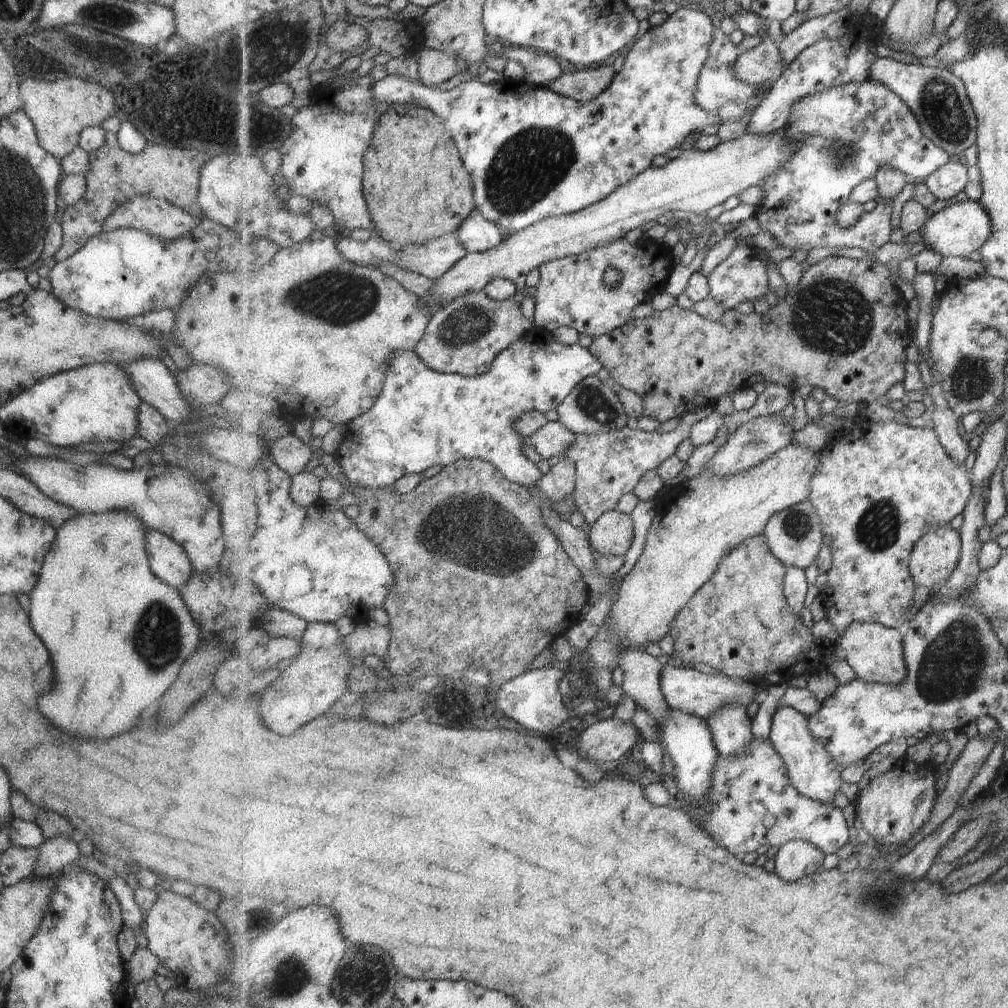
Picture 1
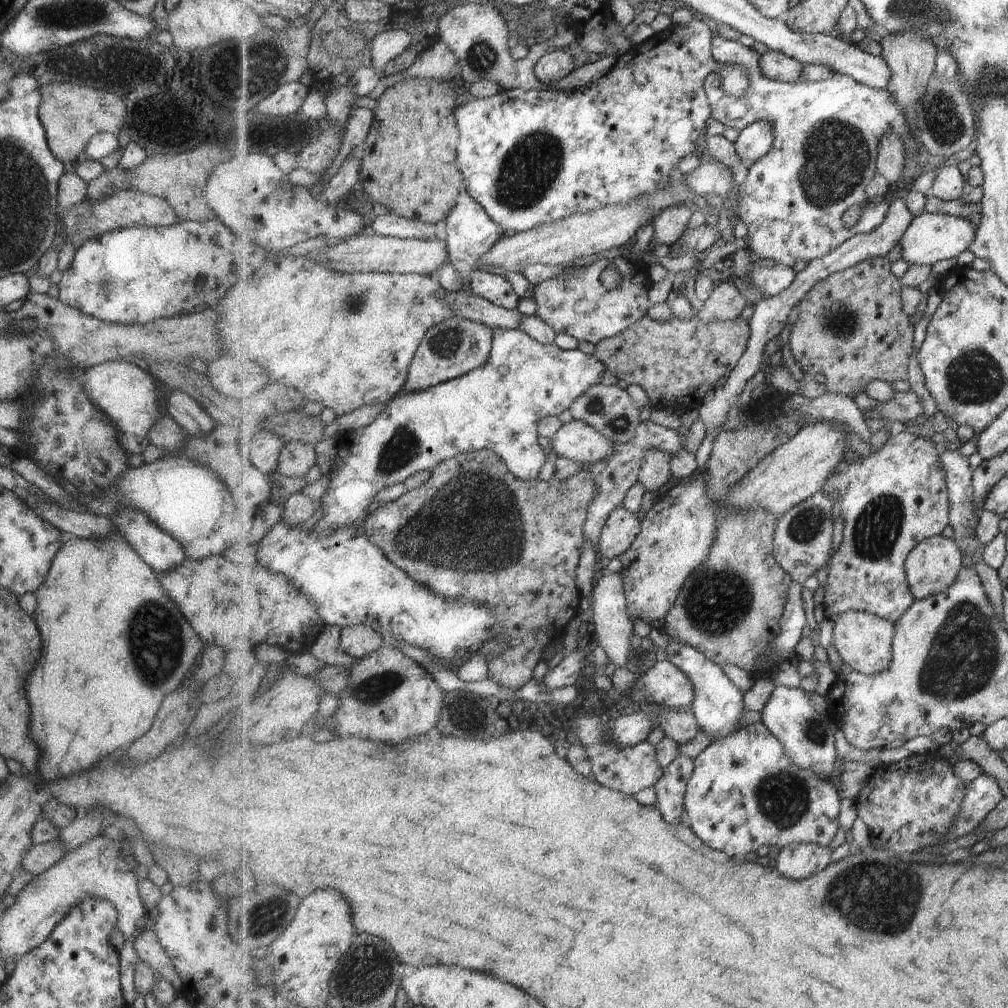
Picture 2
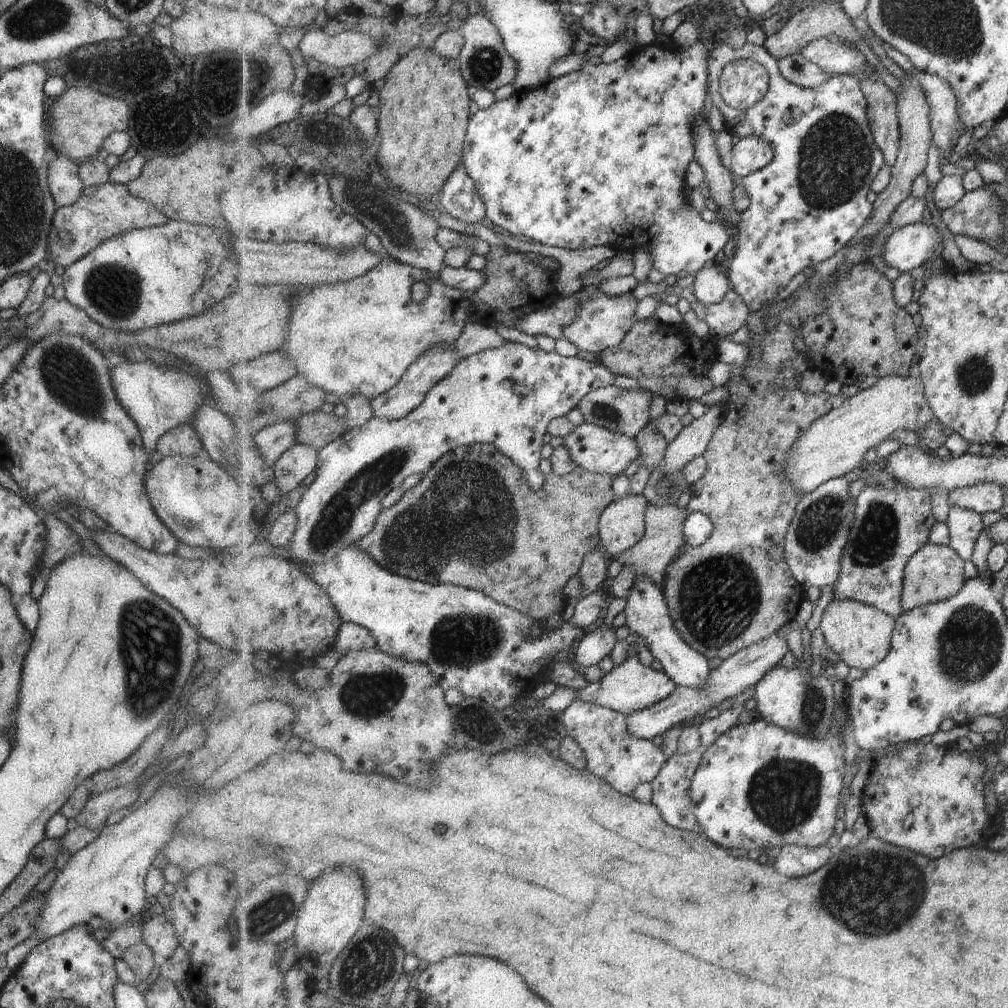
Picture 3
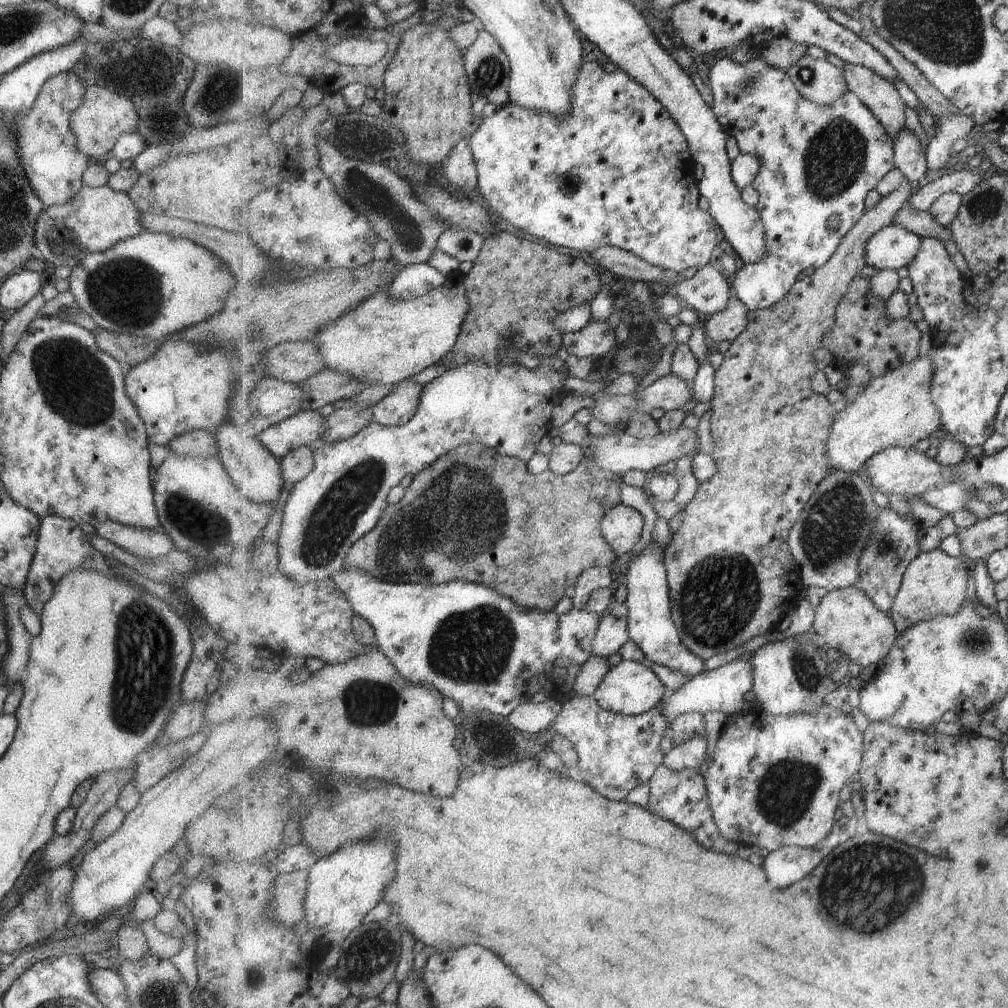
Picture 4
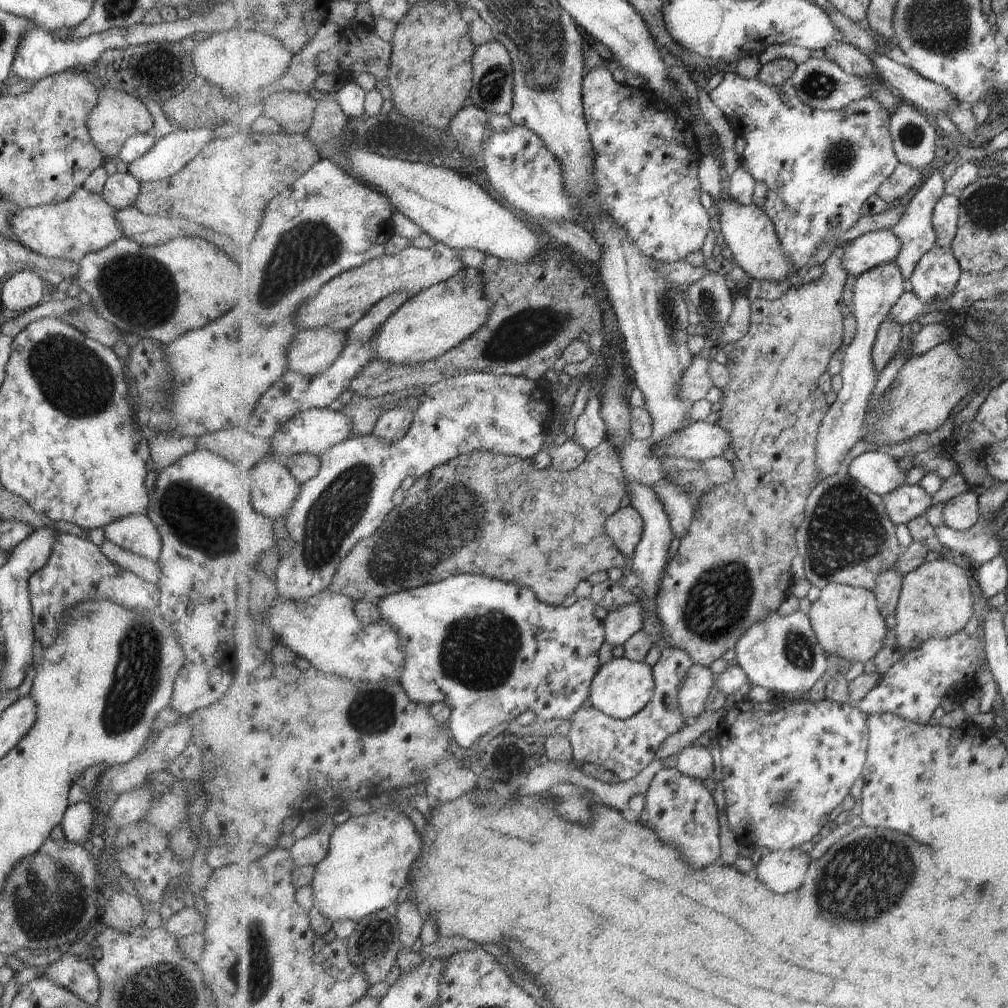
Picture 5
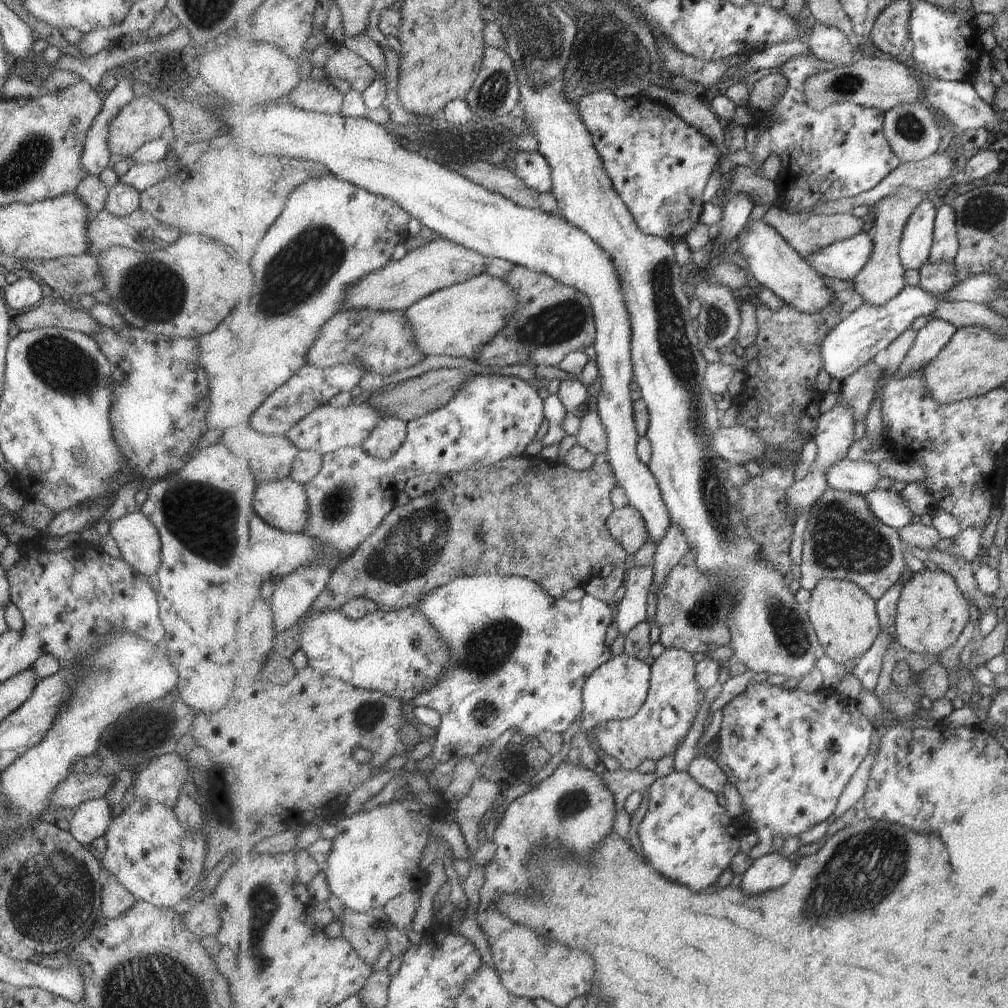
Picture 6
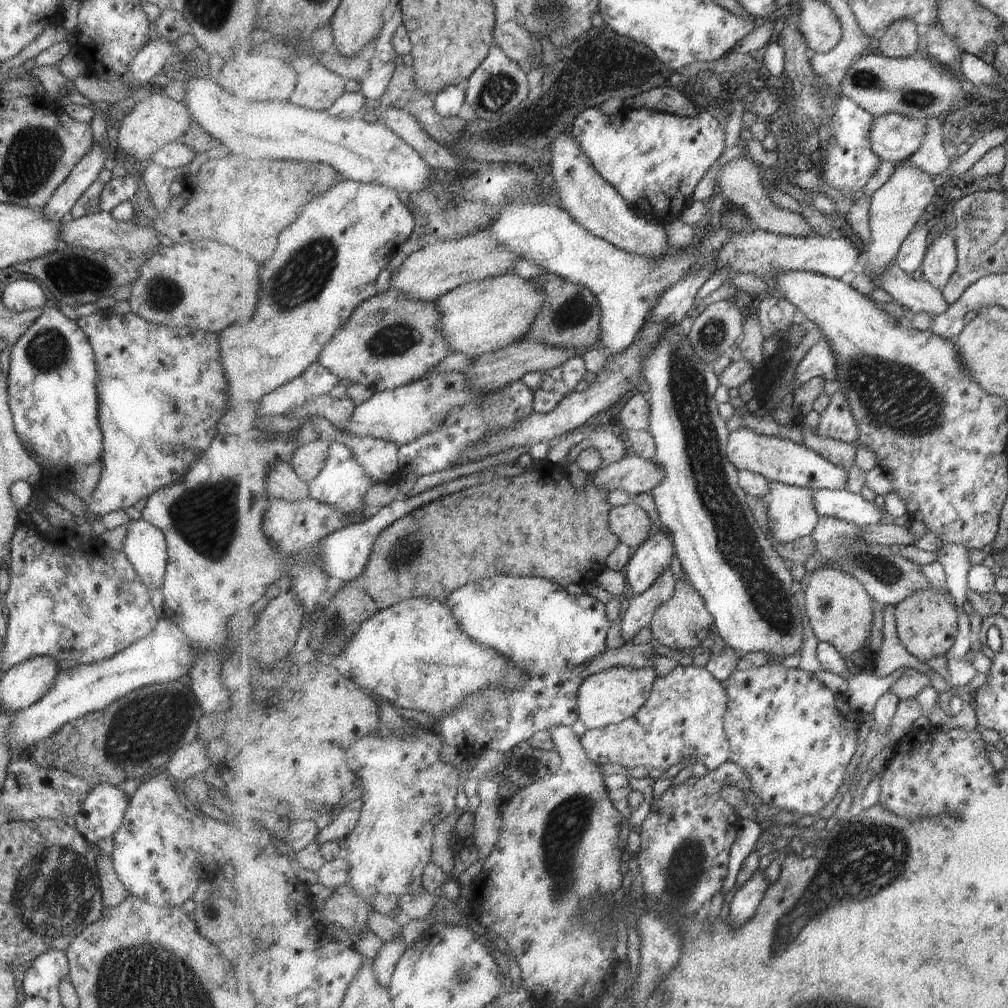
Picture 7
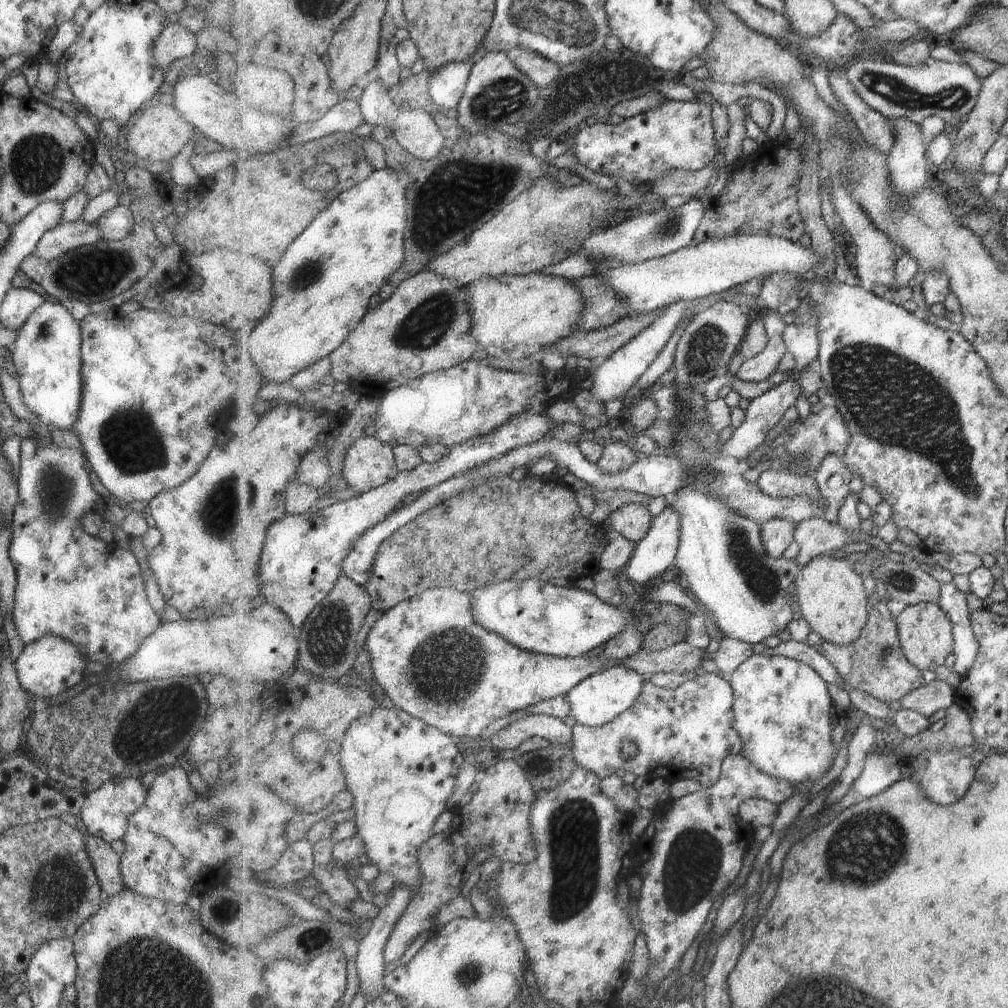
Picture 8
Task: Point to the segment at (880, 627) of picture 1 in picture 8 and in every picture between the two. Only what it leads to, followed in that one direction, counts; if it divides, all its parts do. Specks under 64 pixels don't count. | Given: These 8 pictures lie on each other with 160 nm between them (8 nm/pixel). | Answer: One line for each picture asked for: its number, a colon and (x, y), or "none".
2: (864, 640)
3: (861, 634)
4: (847, 619)
5: (848, 621)
6: (845, 616)
7: (839, 609)
8: (830, 594)

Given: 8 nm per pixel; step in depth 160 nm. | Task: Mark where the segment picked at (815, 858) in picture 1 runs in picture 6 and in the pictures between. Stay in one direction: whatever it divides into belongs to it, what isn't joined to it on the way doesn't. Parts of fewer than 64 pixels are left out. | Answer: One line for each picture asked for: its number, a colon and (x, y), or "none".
2: (799, 861)
3: (794, 860)
4: (788, 865)
5: (783, 871)
6: (771, 871)

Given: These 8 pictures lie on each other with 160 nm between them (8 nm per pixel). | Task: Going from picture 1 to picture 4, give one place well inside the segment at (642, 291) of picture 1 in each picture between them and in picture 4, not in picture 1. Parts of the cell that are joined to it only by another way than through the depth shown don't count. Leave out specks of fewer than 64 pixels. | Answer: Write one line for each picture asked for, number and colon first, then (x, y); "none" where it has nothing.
2: (579, 304)
3: (603, 322)
4: (596, 340)

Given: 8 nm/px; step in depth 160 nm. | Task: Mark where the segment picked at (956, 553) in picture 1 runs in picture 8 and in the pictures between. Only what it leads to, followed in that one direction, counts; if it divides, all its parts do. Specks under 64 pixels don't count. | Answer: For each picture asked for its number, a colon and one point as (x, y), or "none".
2: (933, 567)
3: (935, 574)
4: (935, 584)
5: (936, 601)
6: (933, 611)
7: (928, 622)
8: (926, 633)

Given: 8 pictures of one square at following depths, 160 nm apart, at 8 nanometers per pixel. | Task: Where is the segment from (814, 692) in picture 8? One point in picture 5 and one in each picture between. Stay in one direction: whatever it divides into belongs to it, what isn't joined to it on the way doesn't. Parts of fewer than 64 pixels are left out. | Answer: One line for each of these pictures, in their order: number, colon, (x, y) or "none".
5: (788, 765)
6: (793, 752)
7: (795, 738)

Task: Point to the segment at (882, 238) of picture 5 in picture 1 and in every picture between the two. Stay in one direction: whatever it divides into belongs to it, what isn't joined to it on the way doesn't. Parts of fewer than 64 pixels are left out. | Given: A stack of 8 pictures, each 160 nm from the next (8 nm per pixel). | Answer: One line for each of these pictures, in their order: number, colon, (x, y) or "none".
1: (956, 231)
2: (931, 237)
3: (906, 248)
4: (894, 247)

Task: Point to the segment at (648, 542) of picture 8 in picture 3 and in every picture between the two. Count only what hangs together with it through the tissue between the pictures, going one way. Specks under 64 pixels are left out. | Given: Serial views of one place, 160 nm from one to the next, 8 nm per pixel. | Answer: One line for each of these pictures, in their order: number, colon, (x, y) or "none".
3: (598, 644)
4: (614, 633)
5: (623, 622)
6: (632, 610)
7: (651, 559)

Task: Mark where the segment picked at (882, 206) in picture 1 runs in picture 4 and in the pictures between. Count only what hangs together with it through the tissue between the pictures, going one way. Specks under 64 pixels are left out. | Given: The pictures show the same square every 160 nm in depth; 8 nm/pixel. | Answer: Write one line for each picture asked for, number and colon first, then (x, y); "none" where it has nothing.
2: (828, 133)
3: (806, 206)
4: (818, 161)

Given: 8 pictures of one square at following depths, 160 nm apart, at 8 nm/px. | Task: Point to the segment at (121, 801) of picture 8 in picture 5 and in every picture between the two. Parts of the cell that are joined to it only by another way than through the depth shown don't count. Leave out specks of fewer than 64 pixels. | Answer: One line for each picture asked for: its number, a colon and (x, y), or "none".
5: (76, 822)
6: (90, 819)
7: (100, 814)

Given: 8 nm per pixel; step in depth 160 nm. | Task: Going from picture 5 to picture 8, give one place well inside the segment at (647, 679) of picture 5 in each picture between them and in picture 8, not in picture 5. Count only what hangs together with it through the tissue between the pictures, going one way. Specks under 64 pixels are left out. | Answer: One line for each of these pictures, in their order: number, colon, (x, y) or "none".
6: (618, 690)
7: (609, 697)
8: (600, 699)

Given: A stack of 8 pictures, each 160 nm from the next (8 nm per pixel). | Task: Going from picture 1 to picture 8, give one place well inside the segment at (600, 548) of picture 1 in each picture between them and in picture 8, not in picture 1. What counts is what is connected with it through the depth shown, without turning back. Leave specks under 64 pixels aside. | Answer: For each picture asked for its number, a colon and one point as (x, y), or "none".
2: (624, 526)
3: (623, 524)
4: (623, 525)
5: (626, 527)
6: (627, 525)
7: (631, 523)
8: (633, 521)

